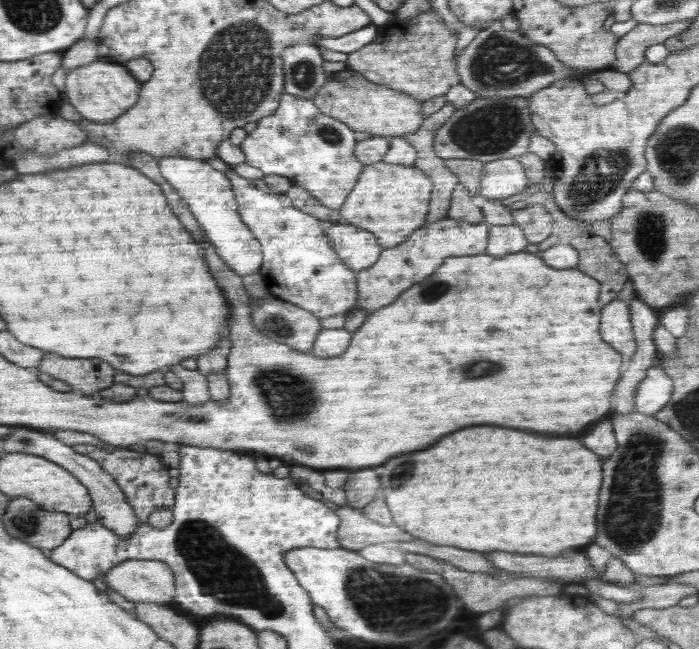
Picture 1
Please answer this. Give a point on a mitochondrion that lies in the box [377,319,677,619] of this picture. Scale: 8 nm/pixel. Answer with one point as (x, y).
(634, 510)

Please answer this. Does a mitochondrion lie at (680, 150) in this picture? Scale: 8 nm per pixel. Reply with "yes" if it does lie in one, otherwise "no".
yes

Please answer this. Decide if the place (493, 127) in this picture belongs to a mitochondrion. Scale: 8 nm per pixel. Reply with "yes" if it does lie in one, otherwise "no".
yes

